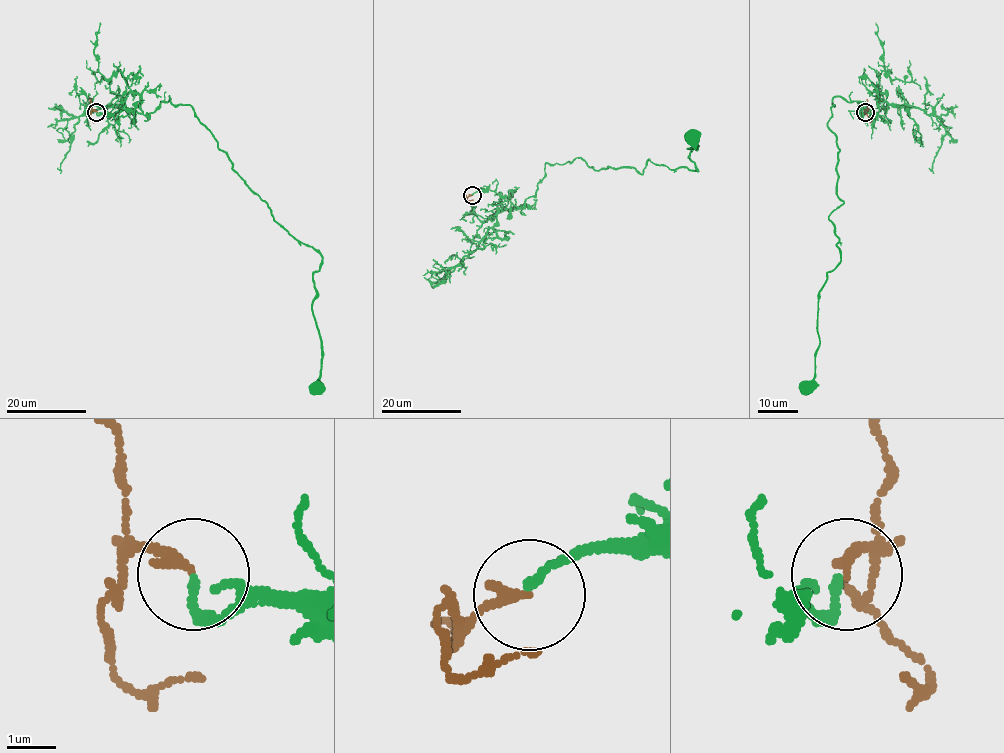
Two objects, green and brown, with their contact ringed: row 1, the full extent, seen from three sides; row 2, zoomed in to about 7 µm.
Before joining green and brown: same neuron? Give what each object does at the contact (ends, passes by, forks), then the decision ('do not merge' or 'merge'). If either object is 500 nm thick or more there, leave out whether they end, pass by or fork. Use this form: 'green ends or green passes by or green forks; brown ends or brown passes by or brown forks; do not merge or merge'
green ends; brown ends; merge

